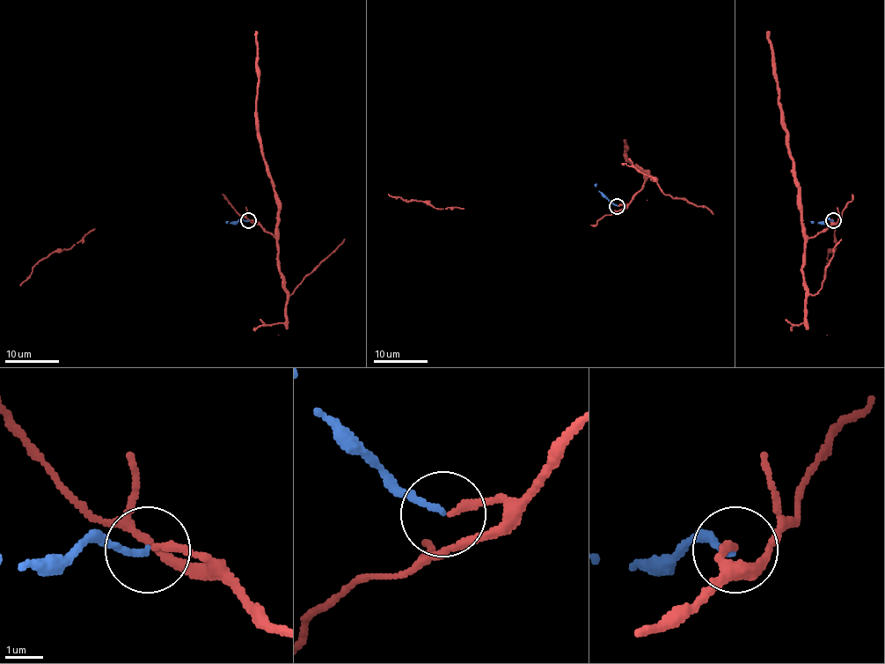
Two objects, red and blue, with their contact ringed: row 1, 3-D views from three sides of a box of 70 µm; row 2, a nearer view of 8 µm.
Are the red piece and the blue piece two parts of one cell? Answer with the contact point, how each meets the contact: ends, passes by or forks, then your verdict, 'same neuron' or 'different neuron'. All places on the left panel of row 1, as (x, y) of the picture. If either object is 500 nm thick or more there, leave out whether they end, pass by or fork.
place (248, 220); red ends; blue ends; same neuron

